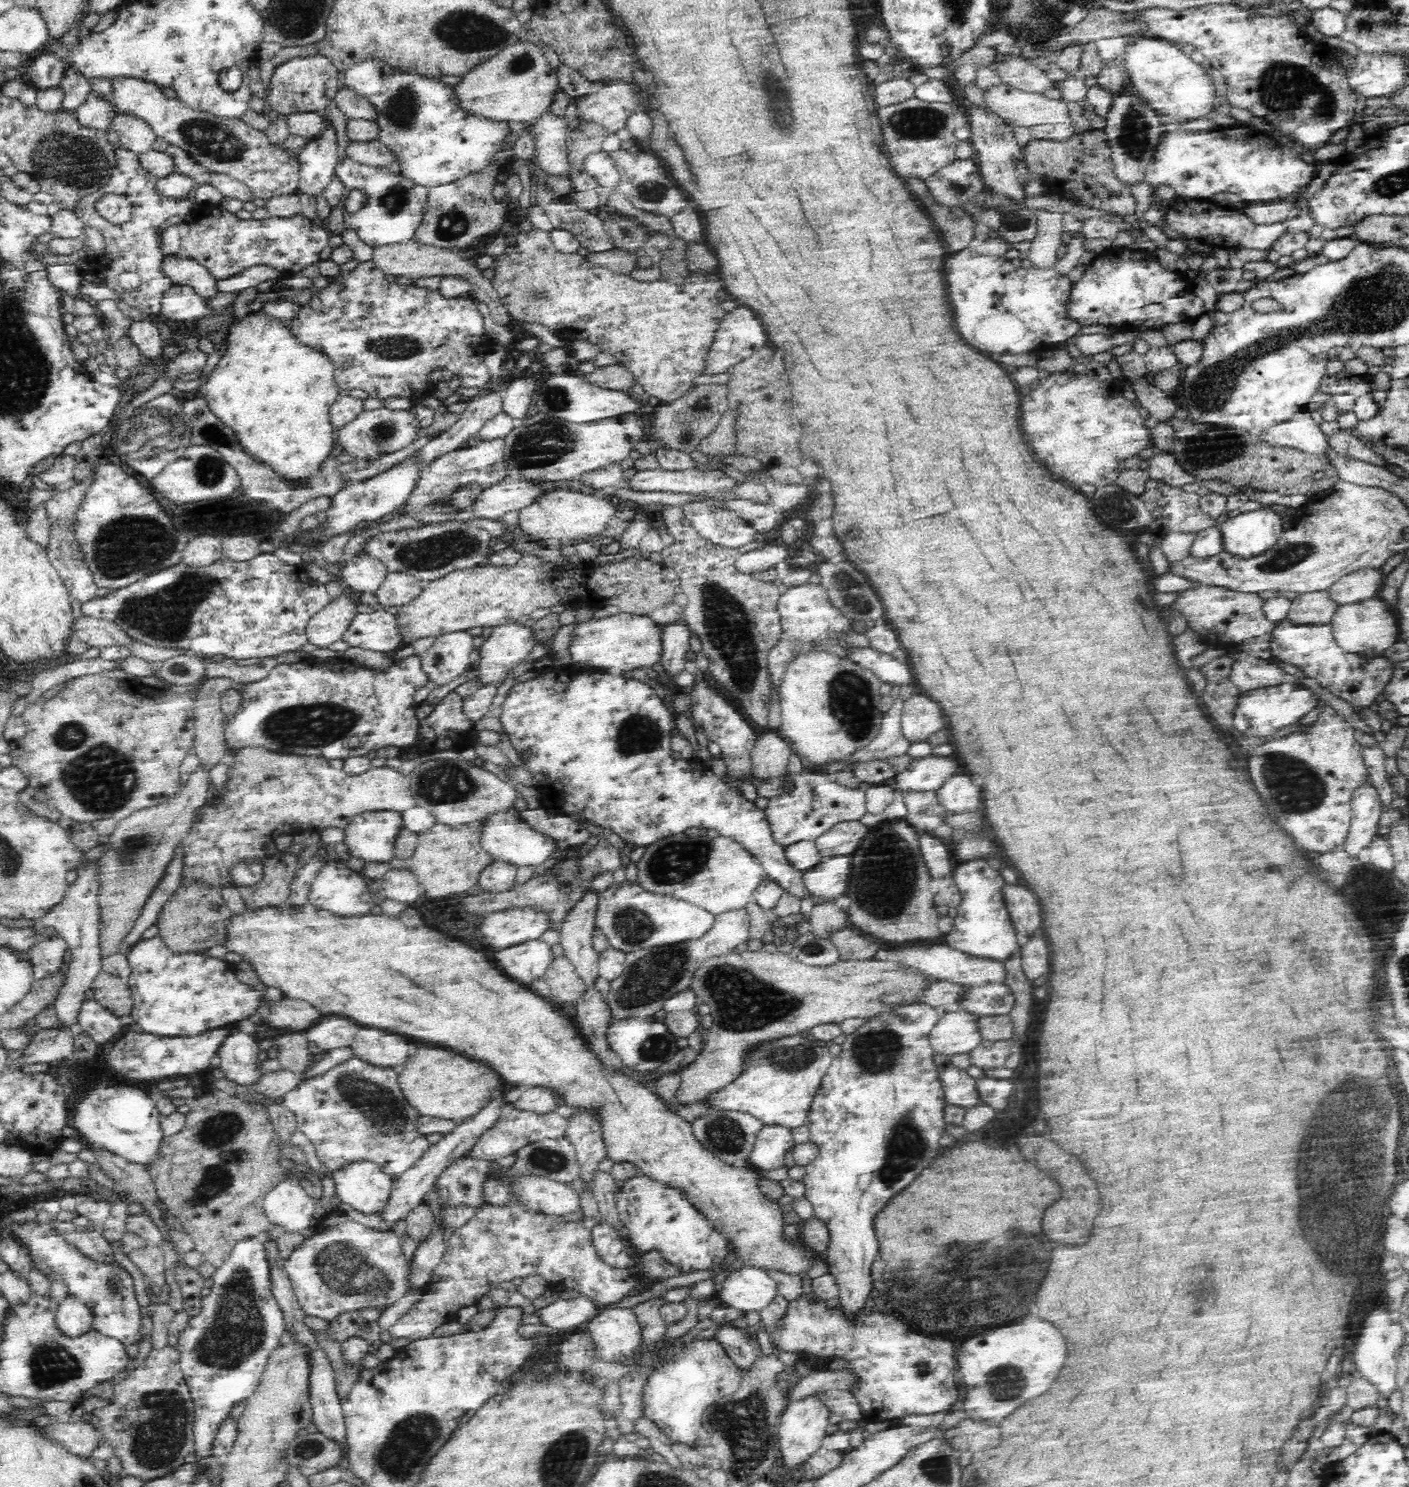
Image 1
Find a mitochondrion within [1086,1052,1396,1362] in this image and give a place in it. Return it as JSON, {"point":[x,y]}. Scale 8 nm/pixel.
{"point":[1370,1277]}

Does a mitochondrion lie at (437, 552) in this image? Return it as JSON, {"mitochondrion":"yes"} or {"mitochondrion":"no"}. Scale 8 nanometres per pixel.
{"mitochondrion":"yes"}

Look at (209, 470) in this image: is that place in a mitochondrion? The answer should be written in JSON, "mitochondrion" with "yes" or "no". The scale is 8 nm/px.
{"mitochondrion":"yes"}

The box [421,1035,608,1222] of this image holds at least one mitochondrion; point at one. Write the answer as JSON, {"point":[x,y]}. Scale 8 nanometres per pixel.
{"point":[548,1159]}

